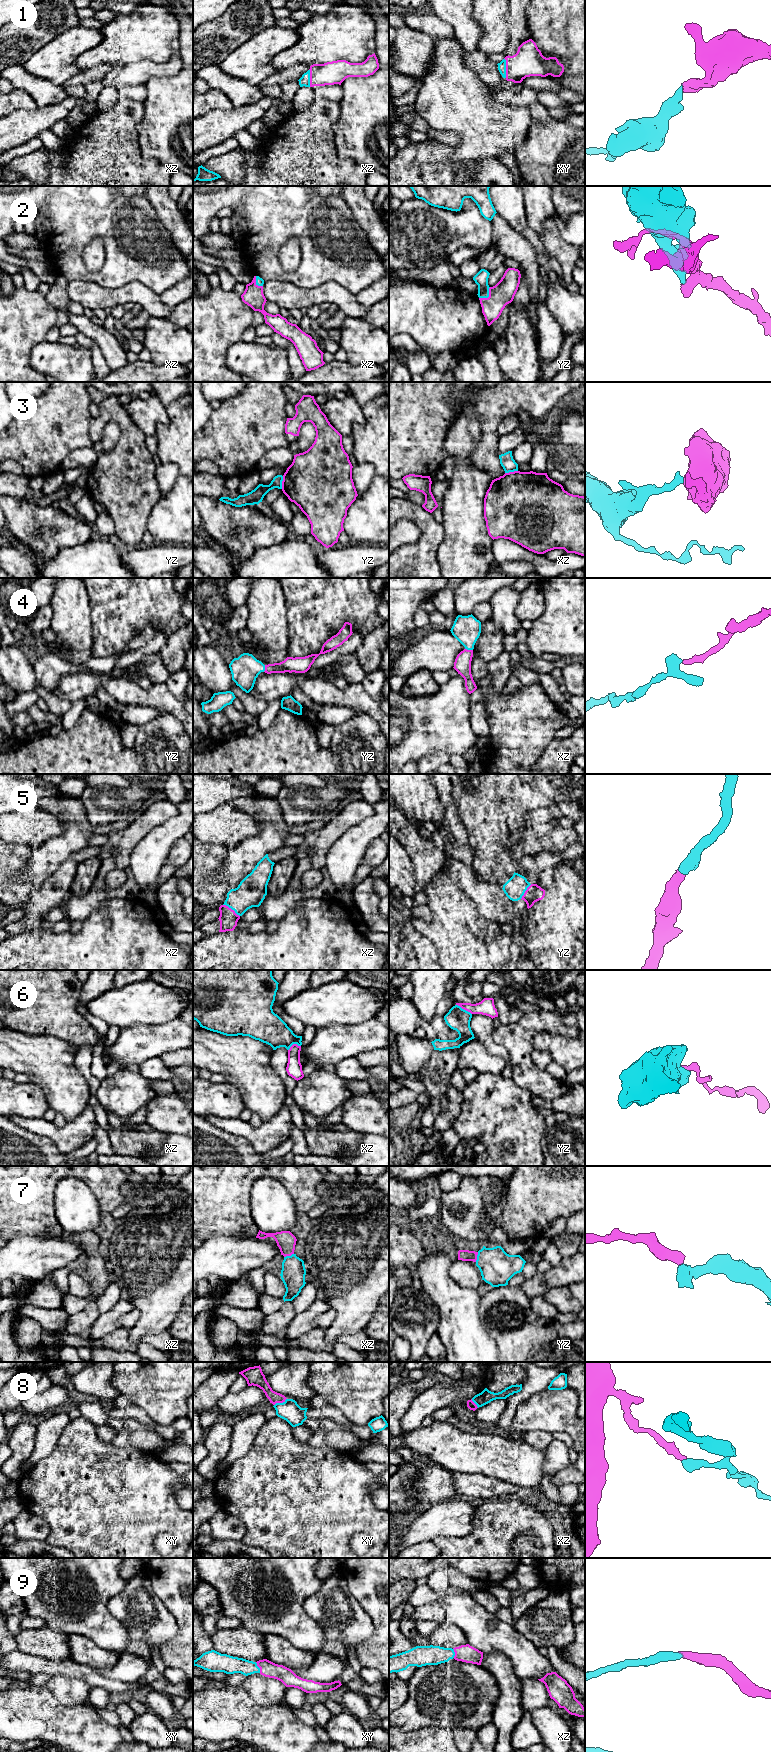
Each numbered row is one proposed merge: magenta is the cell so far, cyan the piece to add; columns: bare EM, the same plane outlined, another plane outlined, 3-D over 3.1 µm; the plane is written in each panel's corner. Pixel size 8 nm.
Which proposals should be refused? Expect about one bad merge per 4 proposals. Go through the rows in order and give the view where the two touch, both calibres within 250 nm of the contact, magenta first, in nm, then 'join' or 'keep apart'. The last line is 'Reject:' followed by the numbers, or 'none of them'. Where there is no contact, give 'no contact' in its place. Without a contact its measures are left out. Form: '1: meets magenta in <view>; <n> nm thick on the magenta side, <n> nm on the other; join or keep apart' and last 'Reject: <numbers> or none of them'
1: meets magenta in xy; 240 nm thick on the magenta side, 60 nm on the other; join
2: meets magenta in yz; 180 nm thick on the magenta side, 110 nm on the other; join
3: meets magenta in yz; 460 nm thick on the magenta side, 120 nm on the other; keep apart
4: meets magenta in xz; 140 nm thick on the magenta side, 220 nm on the other; join
5: meets magenta in xz; 150 nm thick on the magenta side, 240 nm on the other; join
6: meets magenta in yz; 130 nm thick on the magenta side, 180 nm on the other; keep apart
7: meets magenta in xz; 160 nm thick on the magenta side, 200 nm on the other; join
8: meets magenta in xy; 110 nm thick on the magenta side, 160 nm on the other; keep apart
9: meets magenta in xy; 130 nm thick on the magenta side, 150 nm on the other; join
Reject: 3, 6, 8

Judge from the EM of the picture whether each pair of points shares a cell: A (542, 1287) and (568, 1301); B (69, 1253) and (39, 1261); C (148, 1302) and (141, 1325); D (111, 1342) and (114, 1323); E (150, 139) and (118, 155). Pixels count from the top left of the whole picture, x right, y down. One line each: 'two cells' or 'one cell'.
A: two cells
B: one cell
C: one cell
D: two cells
E: two cells

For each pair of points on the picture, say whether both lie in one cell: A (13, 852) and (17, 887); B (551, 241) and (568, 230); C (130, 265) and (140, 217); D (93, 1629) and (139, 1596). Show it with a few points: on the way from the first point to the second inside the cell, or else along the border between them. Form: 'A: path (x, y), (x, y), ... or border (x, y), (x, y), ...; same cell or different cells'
A: path (13, 861), (13, 878); same cell
B: border (552, 217), (561, 236), (574, 246); different cells
C: path (132, 253), (132, 229); same cell
D: border (119, 1592), (109, 1600), (108, 1610), (127, 1634); different cells

